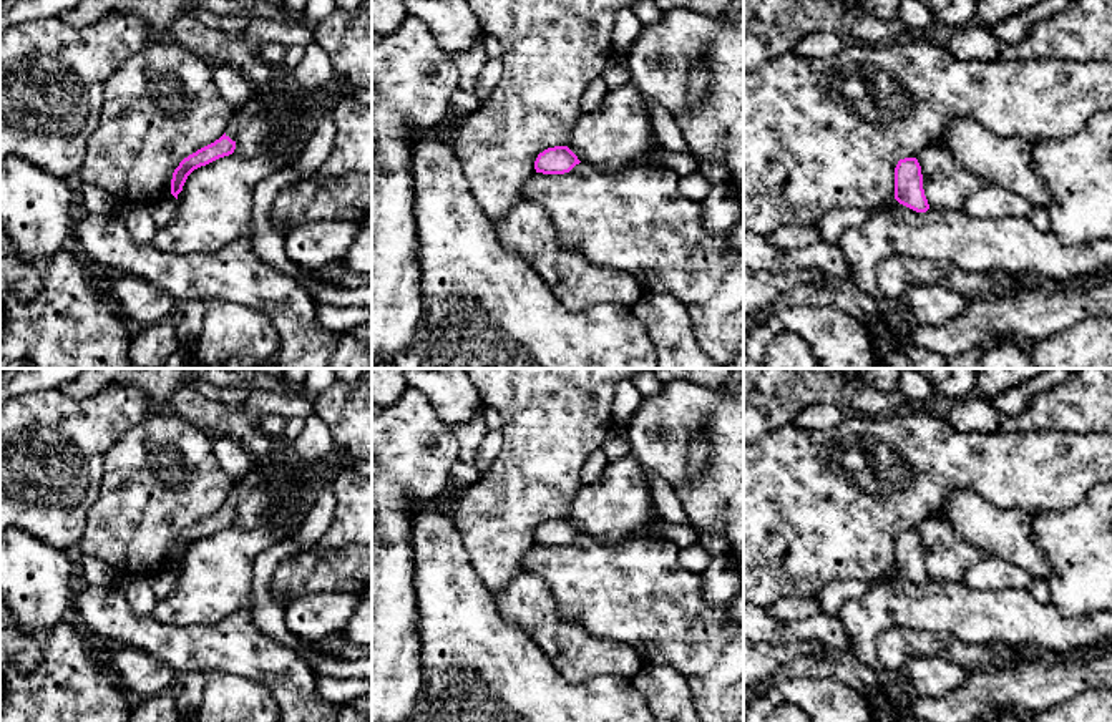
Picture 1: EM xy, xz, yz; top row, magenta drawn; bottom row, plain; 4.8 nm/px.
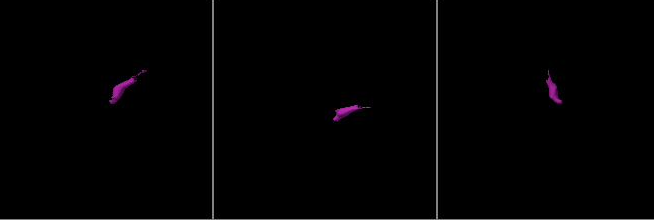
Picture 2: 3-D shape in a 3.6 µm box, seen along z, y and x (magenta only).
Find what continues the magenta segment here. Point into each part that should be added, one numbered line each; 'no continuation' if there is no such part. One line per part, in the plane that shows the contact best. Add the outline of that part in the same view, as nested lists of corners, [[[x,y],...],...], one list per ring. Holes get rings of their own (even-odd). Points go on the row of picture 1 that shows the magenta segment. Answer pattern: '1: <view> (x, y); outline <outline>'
1: xy (264, 98); outline [[[269,86],[259,88],[256,95],[241,108],[232,113],[226,136],[236,141],[237,133],[259,110],[272,110],[274,113],[282,113],[287,105],[294,100],[295,93],[282,93],[279,90],[271,90]]]

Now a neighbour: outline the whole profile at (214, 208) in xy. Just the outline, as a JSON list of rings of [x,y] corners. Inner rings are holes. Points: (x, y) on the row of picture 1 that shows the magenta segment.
[[[287,111],[279,115],[282,141],[267,153],[252,158],[232,153],[194,169],[176,199],[173,219],[149,244],[176,256],[211,254],[251,236],[256,186],[300,154],[305,134],[299,118]]]

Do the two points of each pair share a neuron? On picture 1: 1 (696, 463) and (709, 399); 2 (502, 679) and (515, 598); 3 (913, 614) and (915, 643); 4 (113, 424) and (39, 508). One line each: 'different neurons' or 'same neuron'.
1: different neurons
2: different neurons
3: different neurons
4: same neuron

